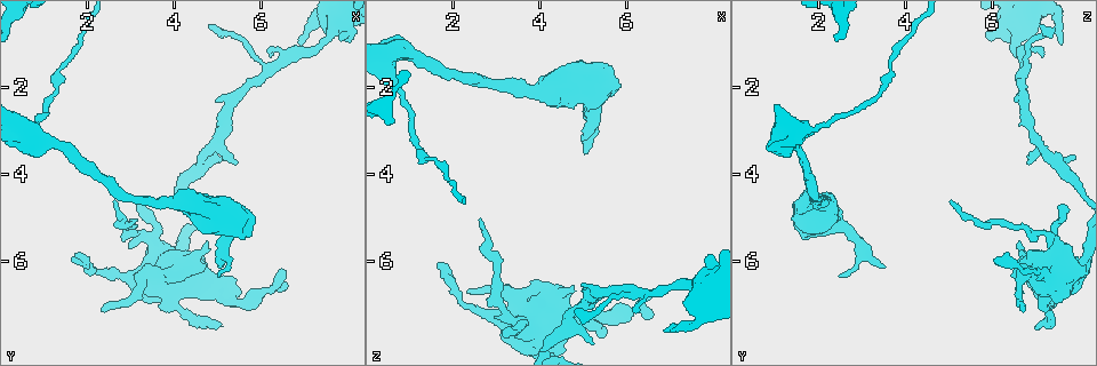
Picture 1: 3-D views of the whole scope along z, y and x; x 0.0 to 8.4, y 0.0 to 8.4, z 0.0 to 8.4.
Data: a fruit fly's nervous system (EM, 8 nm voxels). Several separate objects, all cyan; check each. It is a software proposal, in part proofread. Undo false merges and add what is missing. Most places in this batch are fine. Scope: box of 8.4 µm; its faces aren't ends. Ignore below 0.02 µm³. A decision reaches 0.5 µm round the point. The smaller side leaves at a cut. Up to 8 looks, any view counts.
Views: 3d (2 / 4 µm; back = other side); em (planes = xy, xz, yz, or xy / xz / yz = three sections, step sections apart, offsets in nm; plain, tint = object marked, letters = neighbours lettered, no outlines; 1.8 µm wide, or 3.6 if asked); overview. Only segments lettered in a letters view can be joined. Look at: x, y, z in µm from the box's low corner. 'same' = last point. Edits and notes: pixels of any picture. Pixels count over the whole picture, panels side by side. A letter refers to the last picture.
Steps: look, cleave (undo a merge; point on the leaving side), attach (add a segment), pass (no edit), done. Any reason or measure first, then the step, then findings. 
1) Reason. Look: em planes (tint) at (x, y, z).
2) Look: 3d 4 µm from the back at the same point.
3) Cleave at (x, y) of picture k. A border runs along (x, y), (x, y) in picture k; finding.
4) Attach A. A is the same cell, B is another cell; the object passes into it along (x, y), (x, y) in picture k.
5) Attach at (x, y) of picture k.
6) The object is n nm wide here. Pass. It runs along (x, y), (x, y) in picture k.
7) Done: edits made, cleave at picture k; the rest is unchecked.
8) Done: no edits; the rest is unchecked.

Abrupt turn. Look: 3d 2 µm at (2.95, 6.40, 7.15).

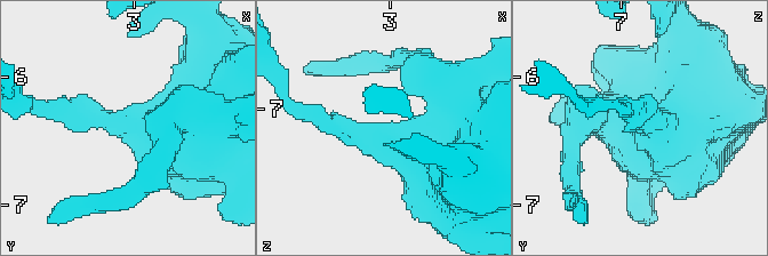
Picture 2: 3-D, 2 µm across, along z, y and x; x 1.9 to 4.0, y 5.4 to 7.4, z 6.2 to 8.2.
Look: em xz step 4 (tint) at (2.90, 6.34, 7.24).

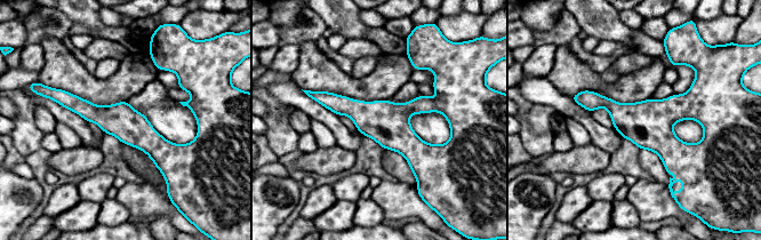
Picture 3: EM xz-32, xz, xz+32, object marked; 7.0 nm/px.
Look: em planes (letters) at the same point.

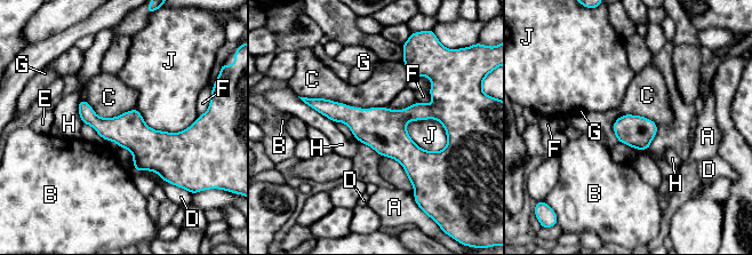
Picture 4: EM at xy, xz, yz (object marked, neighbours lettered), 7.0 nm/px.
Pass. A, B, C, D, E, F, G, H and J are other cells; a border runs along (303, 96), (361, 108), (384, 106) in picture 4; one neuron here.

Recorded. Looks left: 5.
Branch stops here. Look: em planes (letters) at (5.50, 3.70, 6.85).

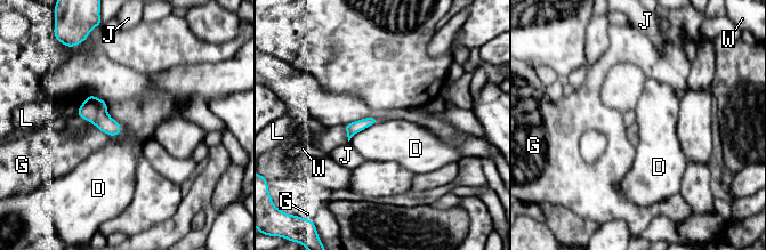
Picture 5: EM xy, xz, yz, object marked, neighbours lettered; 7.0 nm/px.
Pass. D, G, J, L and W are other cells; a border runs along (378, 121), (357, 131), (348, 142) in picture 5; none of them fits.

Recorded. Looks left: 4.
An open end. Look: em planes (letters) at (4.75, 0.60, 7.10).

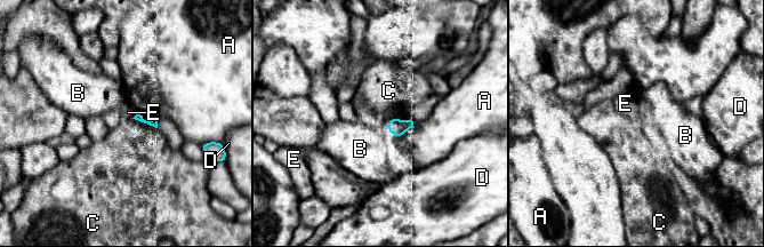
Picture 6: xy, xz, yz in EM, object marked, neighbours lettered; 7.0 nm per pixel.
Pass. A, B, C, D and E are other cells; a border runs along (137, 113), (131, 118) in picture 6; no lettered segment goes on from it.

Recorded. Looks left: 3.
Done: no edits; the rest is unchecked.

